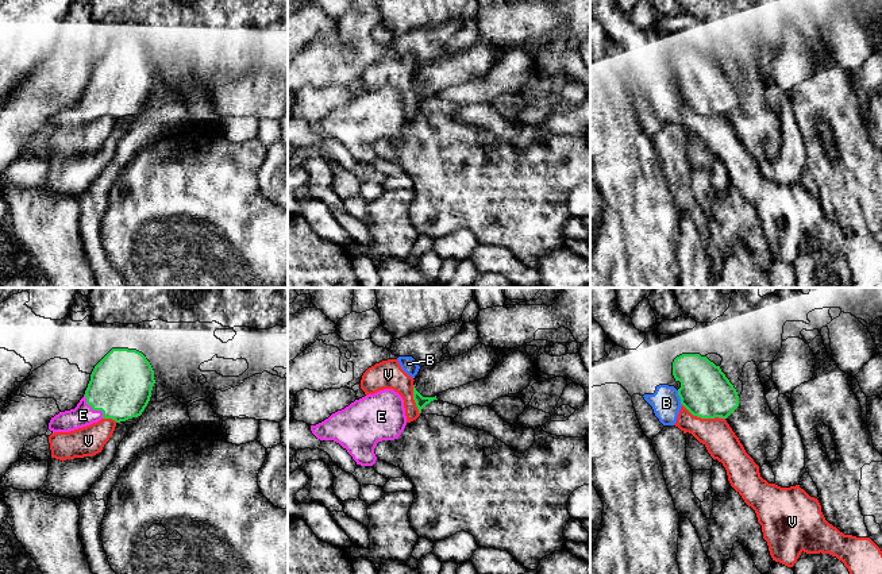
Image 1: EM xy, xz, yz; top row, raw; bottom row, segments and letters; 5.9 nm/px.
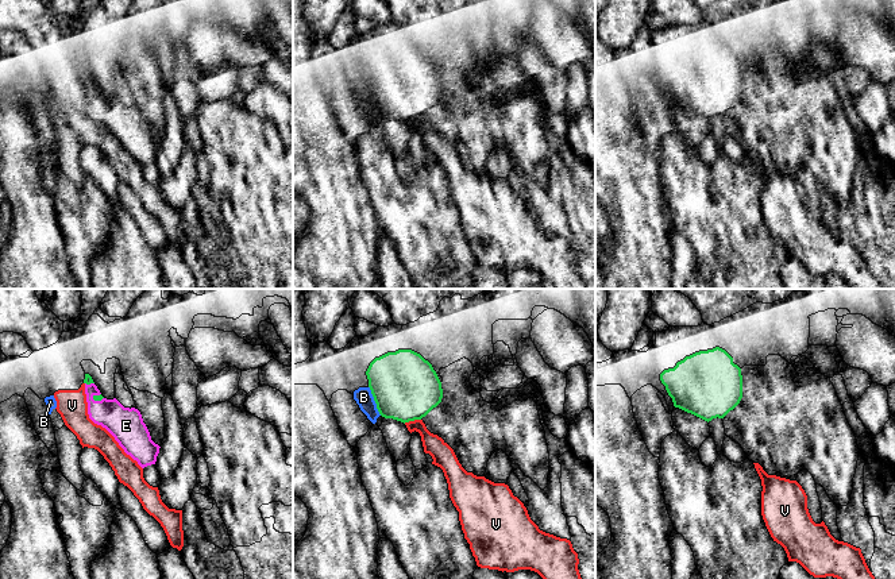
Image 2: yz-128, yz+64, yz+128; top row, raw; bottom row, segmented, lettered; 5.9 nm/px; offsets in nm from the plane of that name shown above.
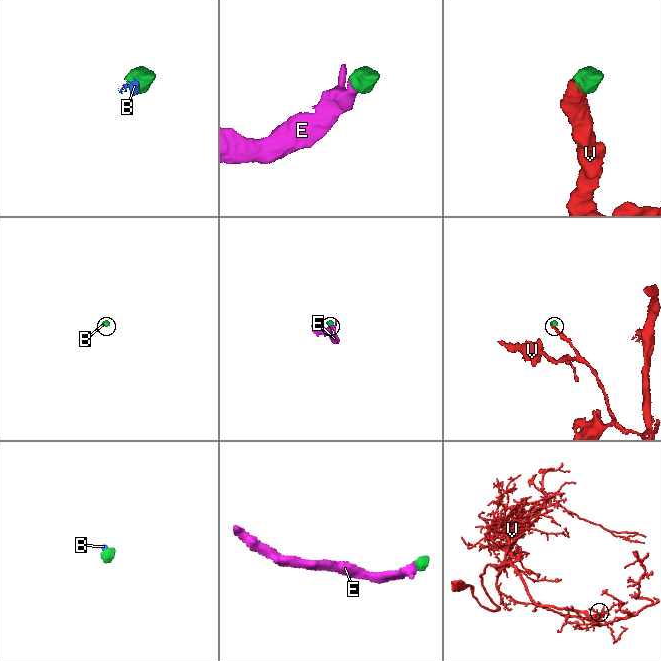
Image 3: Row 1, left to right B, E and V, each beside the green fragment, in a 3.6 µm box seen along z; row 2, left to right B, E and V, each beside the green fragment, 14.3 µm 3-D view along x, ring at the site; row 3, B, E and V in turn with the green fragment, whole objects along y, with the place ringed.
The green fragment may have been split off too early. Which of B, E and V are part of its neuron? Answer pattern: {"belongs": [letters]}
{"belongs": ["E"]}

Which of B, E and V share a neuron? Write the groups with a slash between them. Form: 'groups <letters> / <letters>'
groups B V / E

